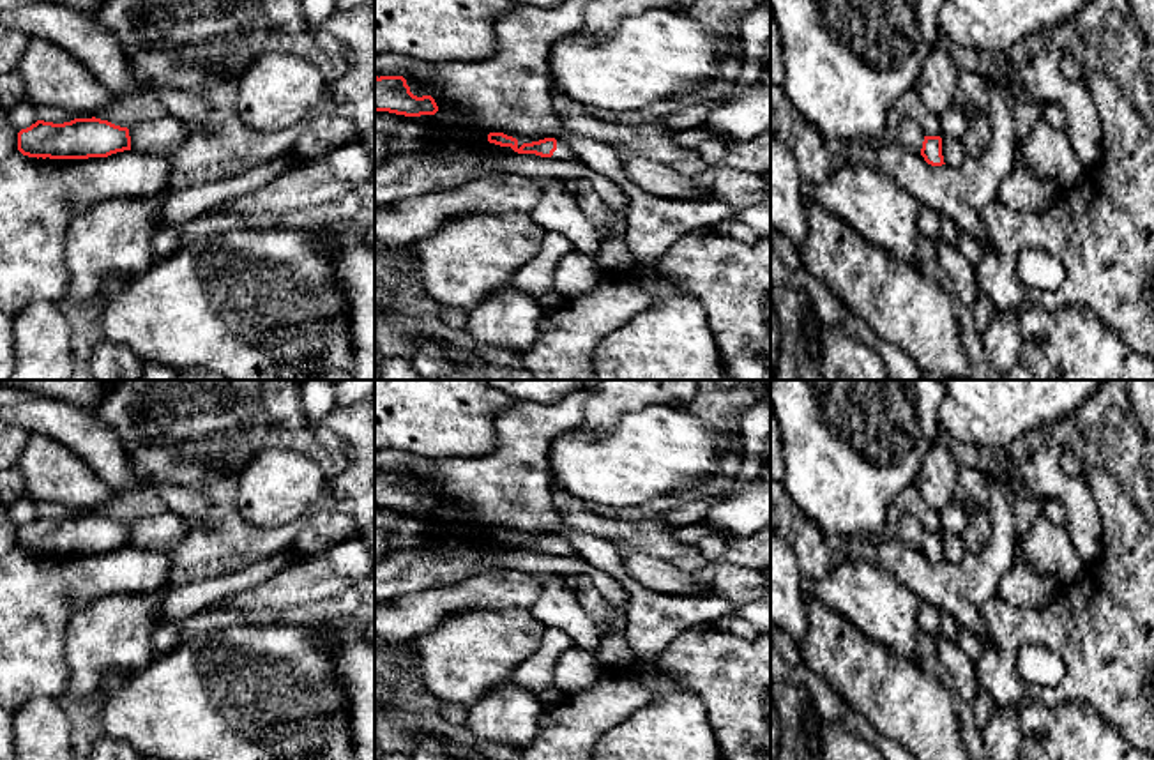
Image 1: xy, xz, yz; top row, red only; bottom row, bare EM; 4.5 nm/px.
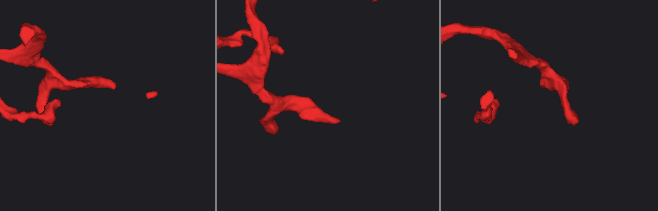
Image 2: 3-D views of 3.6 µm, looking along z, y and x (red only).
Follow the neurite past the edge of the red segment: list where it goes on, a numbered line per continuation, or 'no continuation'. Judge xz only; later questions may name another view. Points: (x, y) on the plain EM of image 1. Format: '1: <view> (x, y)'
1: xz (564, 547)

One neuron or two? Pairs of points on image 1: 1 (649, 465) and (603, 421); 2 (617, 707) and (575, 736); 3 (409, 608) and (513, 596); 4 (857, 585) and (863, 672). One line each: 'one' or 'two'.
1: two
2: one
3: one
4: two

